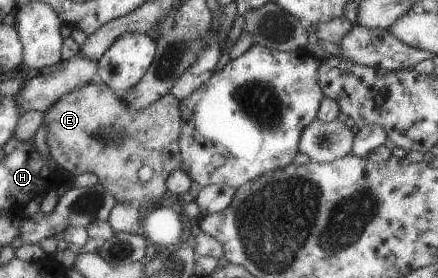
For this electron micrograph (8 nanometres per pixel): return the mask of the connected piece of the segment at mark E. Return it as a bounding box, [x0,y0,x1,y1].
[43,79,181,205]

